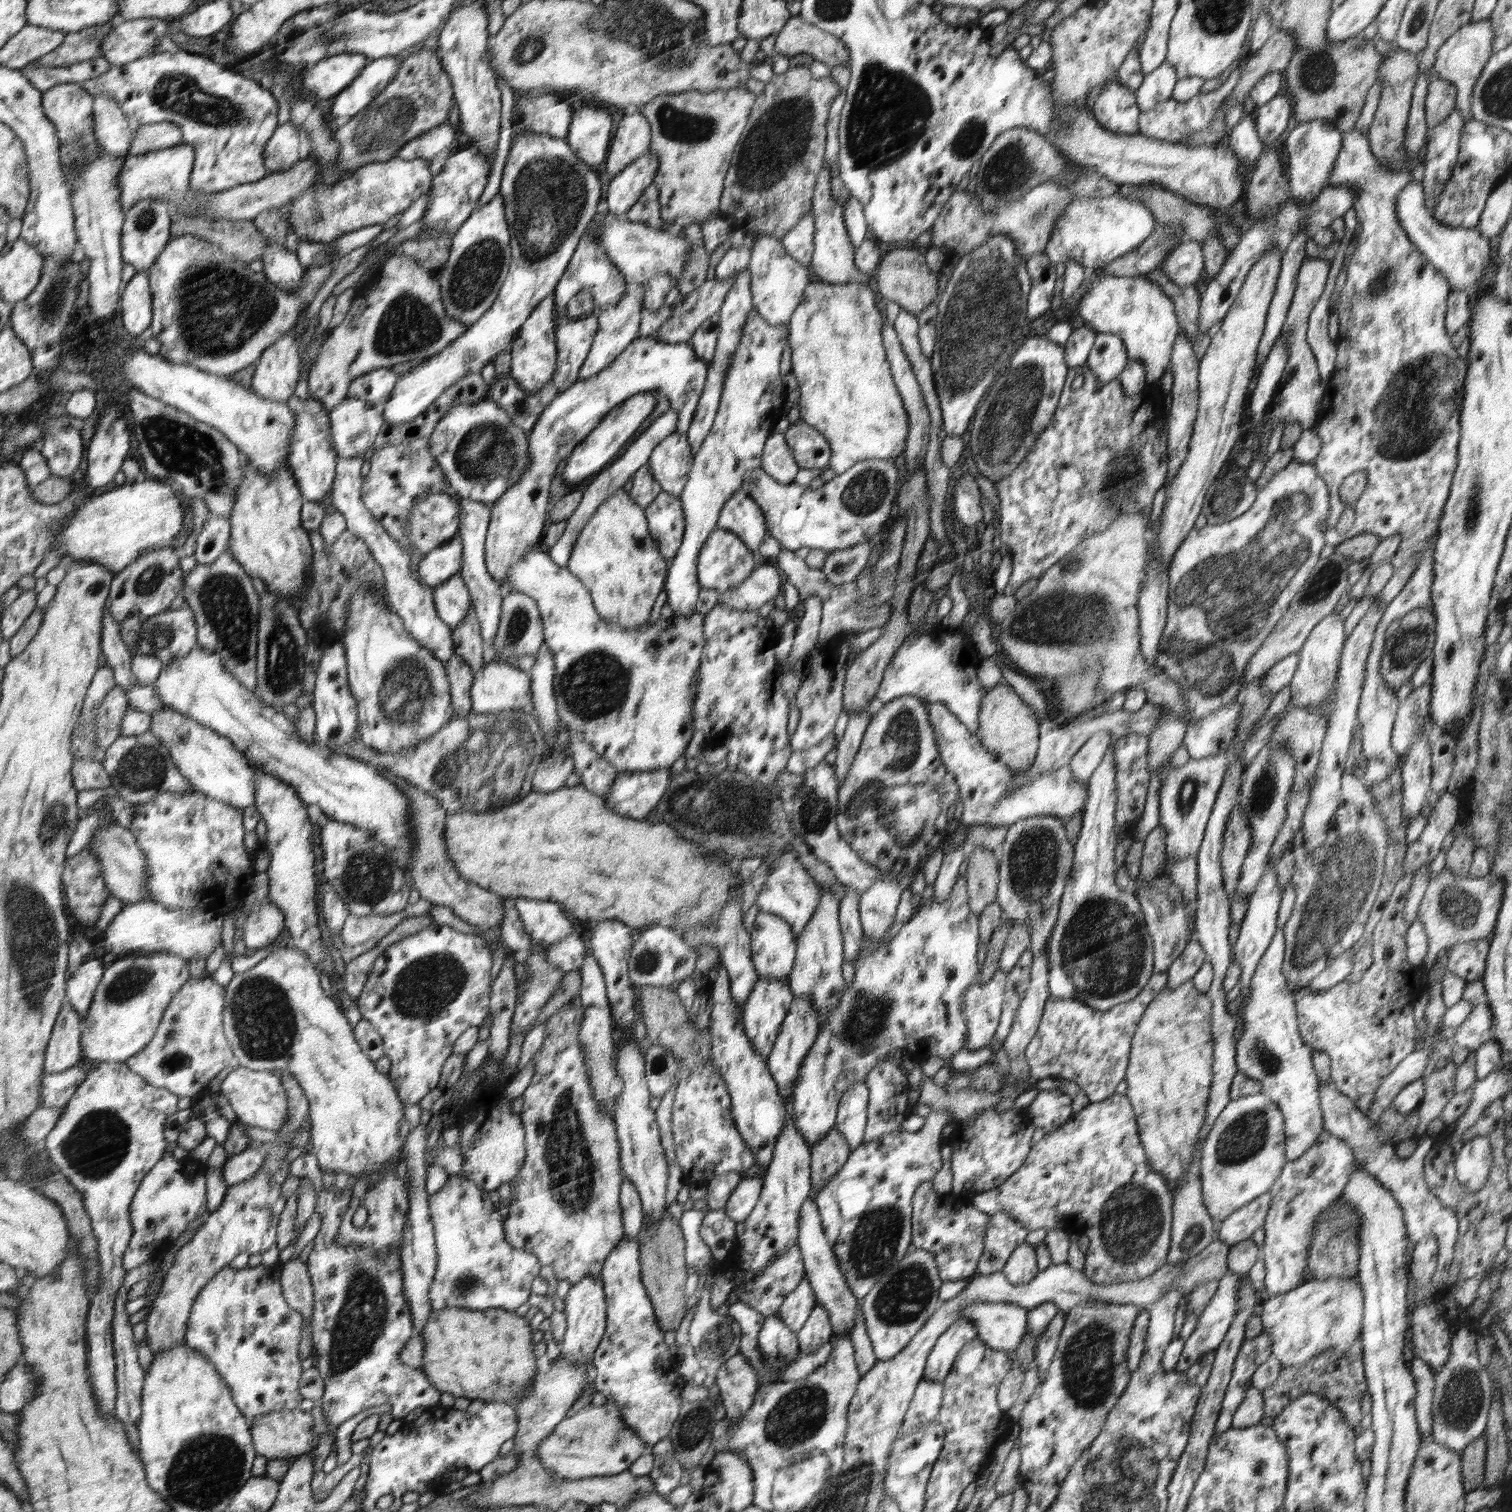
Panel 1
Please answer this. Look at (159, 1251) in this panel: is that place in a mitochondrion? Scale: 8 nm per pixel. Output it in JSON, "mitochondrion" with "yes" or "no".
{"mitochondrion":"no"}

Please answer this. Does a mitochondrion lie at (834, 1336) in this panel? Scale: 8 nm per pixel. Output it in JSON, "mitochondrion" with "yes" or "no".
{"mitochondrion":"no"}

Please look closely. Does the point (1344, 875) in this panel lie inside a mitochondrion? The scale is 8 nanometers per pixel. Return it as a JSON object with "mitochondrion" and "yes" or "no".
{"mitochondrion":"yes"}

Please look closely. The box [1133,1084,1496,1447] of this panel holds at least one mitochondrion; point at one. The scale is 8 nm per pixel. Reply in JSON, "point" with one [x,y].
{"point":[1461,1401]}

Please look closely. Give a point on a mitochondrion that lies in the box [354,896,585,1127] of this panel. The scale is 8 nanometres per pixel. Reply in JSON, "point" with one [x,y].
{"point":[429,984]}

